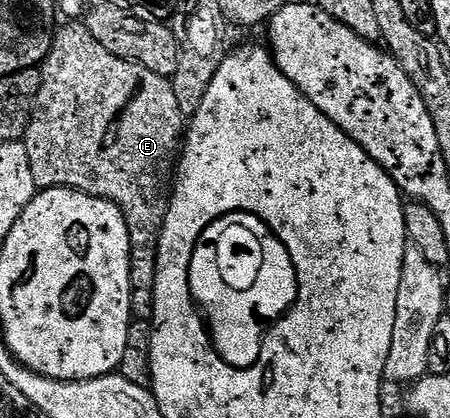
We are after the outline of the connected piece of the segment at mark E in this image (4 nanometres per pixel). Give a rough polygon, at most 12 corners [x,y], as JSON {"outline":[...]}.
{"outline":[[83,22],[53,34],[23,137],[37,188],[126,217],[152,318],[186,117]]}

